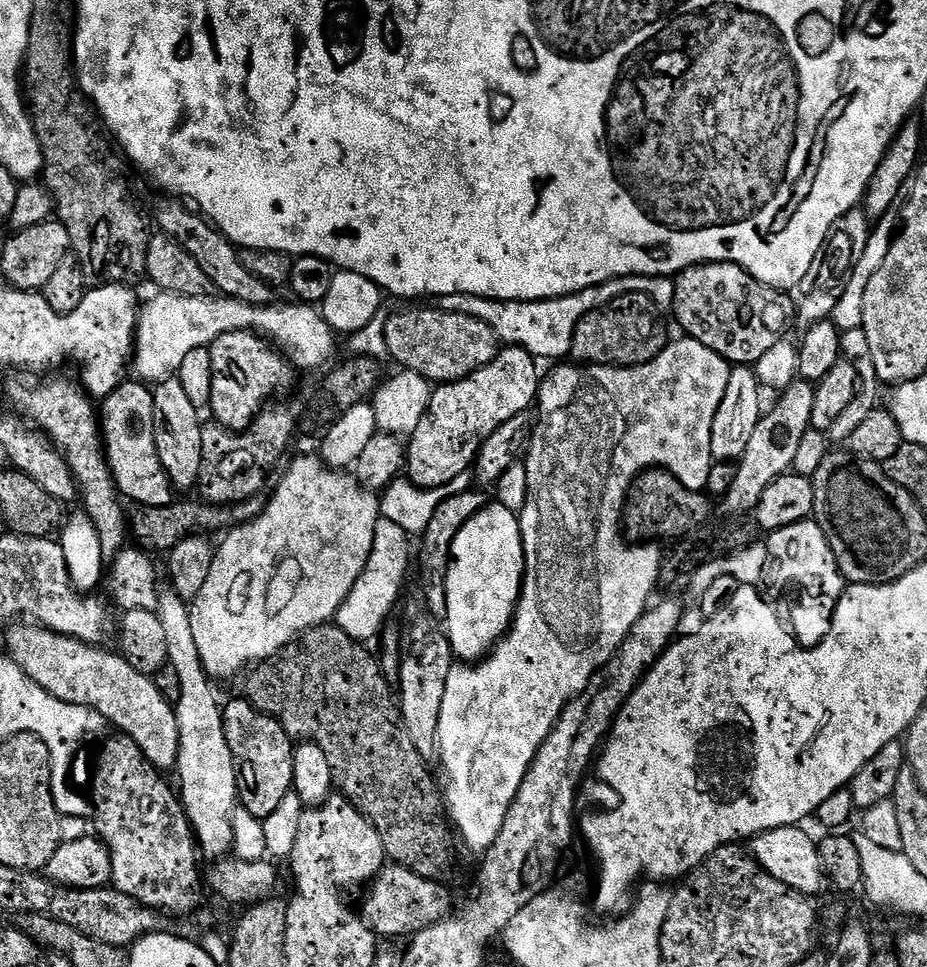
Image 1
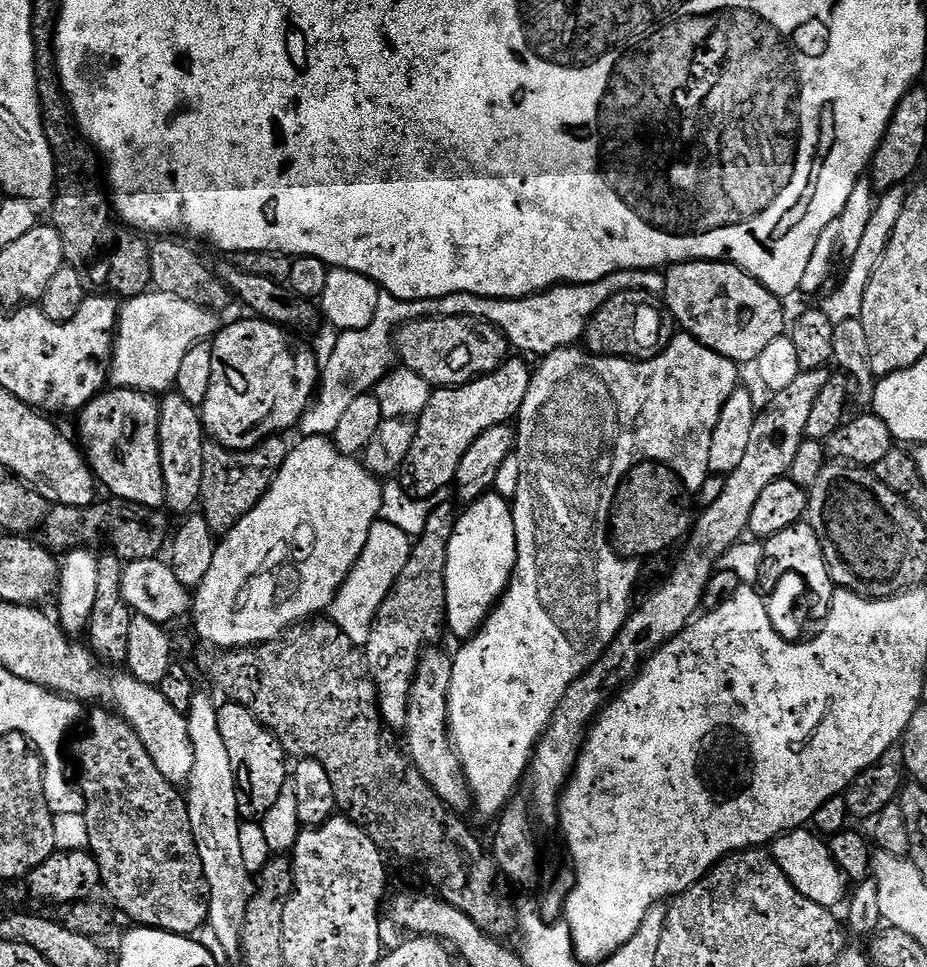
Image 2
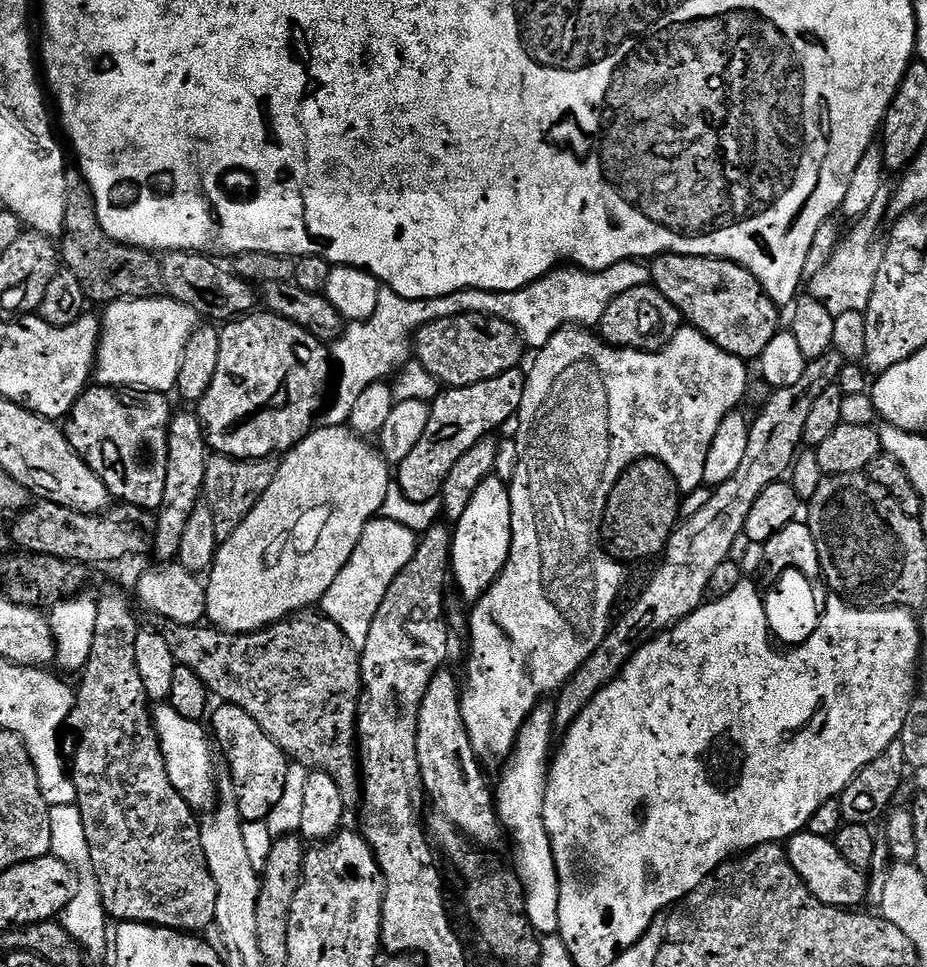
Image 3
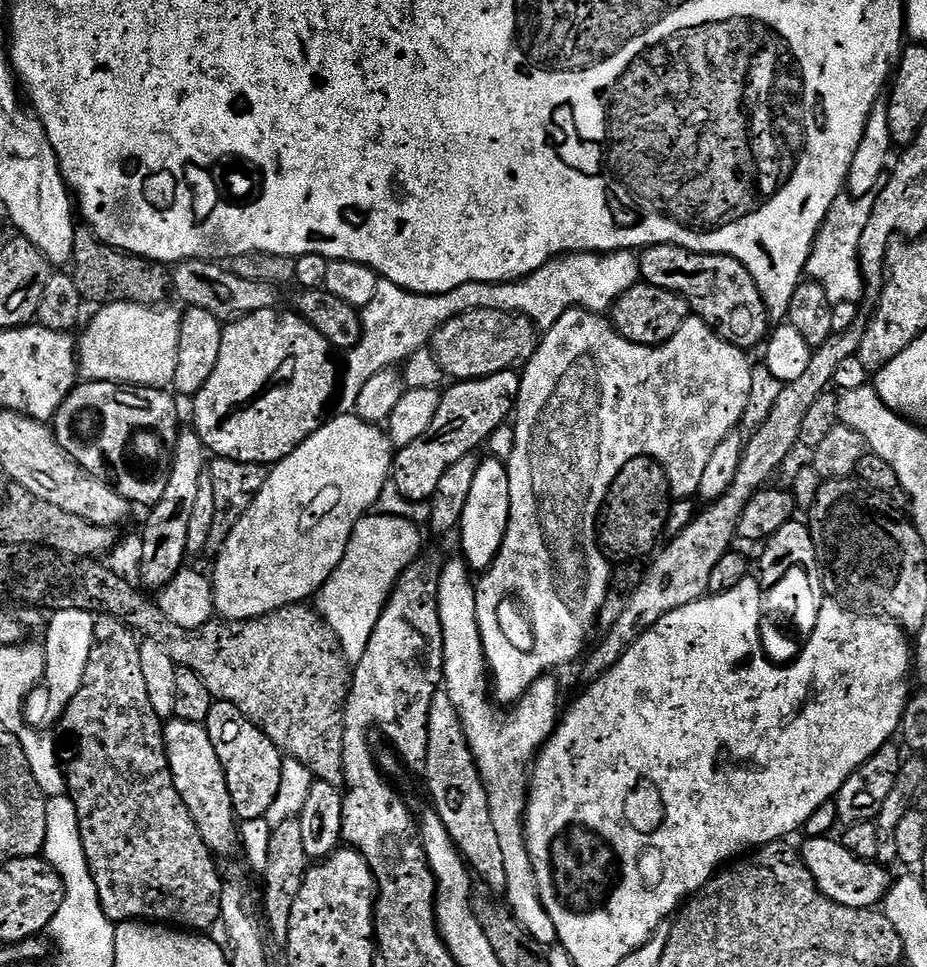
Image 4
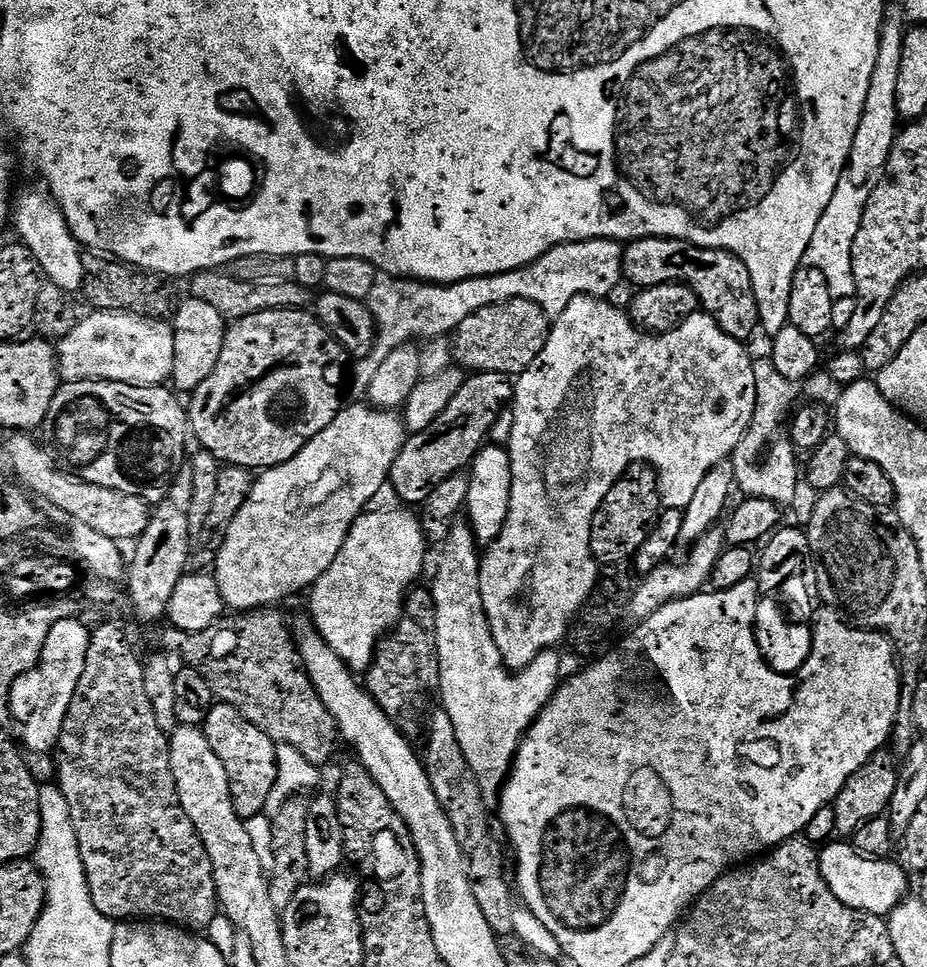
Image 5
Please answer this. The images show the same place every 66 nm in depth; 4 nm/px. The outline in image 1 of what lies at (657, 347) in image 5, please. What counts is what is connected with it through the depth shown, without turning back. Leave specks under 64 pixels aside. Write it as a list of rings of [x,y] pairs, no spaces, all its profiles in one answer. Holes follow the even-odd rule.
[[[687,338],[679,339],[673,339],[665,344],[654,359],[645,364],[637,364],[635,368],[616,368],[613,364],[581,366],[576,362],[560,362],[553,367],[557,368],[549,376],[547,373],[541,379],[538,397],[540,421],[537,422],[536,429],[535,424],[531,429],[530,439],[526,444],[526,455],[522,460],[526,470],[528,493],[526,506],[518,514],[524,547],[524,584],[520,587],[520,601],[516,603],[516,613],[512,616],[511,628],[496,642],[496,647],[483,660],[454,663],[446,680],[445,693],[442,694],[442,714],[438,714],[436,747],[438,757],[440,756],[440,768],[444,771],[442,804],[450,824],[452,819],[451,827],[454,832],[456,827],[456,832],[464,839],[465,846],[473,848],[474,851],[480,852],[479,854],[487,853],[494,838],[498,838],[498,830],[502,830],[502,822],[506,822],[506,810],[510,810],[510,802],[514,802],[514,794],[518,794],[518,786],[522,786],[522,778],[526,778],[526,770],[530,770],[530,762],[534,762],[542,742],[558,722],[562,710],[586,688],[593,674],[603,664],[610,662],[618,646],[622,646],[622,642],[630,634],[634,622],[638,622],[638,618],[642,618],[644,609],[649,607],[653,599],[652,591],[657,591],[660,583],[659,563],[648,564],[652,560],[651,554],[646,550],[648,548],[633,546],[625,539],[622,531],[622,513],[633,480],[645,469],[664,469],[682,486],[692,491],[703,492],[707,486],[707,478],[714,463],[710,450],[714,414],[718,414],[718,406],[722,406],[722,398],[726,398],[726,386],[730,386],[733,365],[718,354],[714,354],[710,346],[702,346],[702,342]]]

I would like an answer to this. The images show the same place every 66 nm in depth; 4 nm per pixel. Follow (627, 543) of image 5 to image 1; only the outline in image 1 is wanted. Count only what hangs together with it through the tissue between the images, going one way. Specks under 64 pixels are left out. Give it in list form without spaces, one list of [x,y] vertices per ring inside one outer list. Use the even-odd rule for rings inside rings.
[[[645,469],[632,482],[622,513],[622,531],[632,544],[646,544],[648,540],[668,537],[683,539],[698,532],[711,514],[713,499],[703,492],[682,486],[672,474],[664,469]]]

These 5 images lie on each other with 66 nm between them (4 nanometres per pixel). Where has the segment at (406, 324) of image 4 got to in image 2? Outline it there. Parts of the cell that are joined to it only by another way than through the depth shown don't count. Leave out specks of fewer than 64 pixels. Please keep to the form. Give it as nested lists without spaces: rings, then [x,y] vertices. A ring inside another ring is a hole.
[[[637,270],[634,272],[615,272],[598,282],[589,284],[558,284],[555,288],[547,288],[545,292],[535,292],[533,296],[524,296],[521,300],[495,300],[489,296],[475,296],[459,292],[443,296],[437,300],[403,300],[394,298],[386,291],[381,291],[378,298],[378,310],[374,310],[374,318],[370,321],[370,326],[362,330],[350,330],[349,332],[340,332],[337,335],[336,345],[332,348],[332,353],[328,356],[328,361],[322,364],[322,379],[318,384],[318,398],[313,399],[308,405],[304,416],[300,419],[298,432],[301,437],[315,436],[317,434],[327,433],[342,422],[342,417],[346,415],[346,410],[354,402],[354,398],[371,393],[381,378],[388,375],[397,363],[395,335],[404,324],[412,320],[423,320],[426,316],[474,316],[477,320],[487,320],[493,324],[498,331],[509,342],[517,353],[528,354],[524,352],[533,352],[536,358],[543,358],[550,355],[559,348],[571,348],[584,335],[584,328],[588,325],[588,319],[594,315],[614,294],[619,292],[654,292],[663,293],[664,278],[656,270]]]

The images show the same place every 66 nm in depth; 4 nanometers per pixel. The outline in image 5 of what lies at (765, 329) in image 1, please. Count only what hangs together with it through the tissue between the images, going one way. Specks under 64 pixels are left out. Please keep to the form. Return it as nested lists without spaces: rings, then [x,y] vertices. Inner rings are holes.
[[[651,236],[641,240],[633,240],[624,248],[623,279],[636,284],[637,289],[658,286],[659,284],[685,284],[698,294],[702,301],[703,311],[712,316],[730,334],[730,338],[741,342],[748,342],[752,331],[760,328],[760,302],[756,298],[756,291],[752,285],[750,270],[732,252],[723,252],[721,248],[699,248],[689,240],[675,240],[665,236]]]

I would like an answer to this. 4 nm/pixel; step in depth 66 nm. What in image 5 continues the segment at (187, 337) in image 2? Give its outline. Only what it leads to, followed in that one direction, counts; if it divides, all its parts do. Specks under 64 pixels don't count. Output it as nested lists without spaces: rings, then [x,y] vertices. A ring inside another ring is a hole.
[[[118,310],[89,311],[58,341],[61,381],[109,380],[123,384],[160,386],[171,381],[174,370],[174,328],[167,319]]]

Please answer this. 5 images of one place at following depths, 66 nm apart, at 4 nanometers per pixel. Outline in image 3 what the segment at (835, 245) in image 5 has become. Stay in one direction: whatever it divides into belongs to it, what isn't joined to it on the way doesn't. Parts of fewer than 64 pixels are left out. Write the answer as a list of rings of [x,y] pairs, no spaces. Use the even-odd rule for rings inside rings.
[[[880,188],[876,197],[868,204],[868,213],[849,230],[844,241],[832,252],[832,257],[811,276],[806,284],[807,295],[813,296],[832,316],[858,311],[864,313],[870,302],[870,294],[874,294],[874,282],[878,267],[878,244],[876,235],[880,232],[880,223],[884,220],[884,211],[890,208],[893,189]]]

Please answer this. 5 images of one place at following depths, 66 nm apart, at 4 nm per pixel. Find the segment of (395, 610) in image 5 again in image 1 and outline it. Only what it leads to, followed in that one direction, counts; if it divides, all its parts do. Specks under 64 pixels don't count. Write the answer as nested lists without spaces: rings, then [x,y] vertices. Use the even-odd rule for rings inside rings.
[[[382,518],[378,526],[374,526],[374,546],[370,550],[366,570],[362,570],[358,582],[354,582],[354,590],[346,594],[346,602],[342,602],[334,617],[335,627],[341,628],[351,640],[369,642],[375,636],[377,639],[389,623],[388,615],[408,576],[408,541],[408,532],[395,522]]]

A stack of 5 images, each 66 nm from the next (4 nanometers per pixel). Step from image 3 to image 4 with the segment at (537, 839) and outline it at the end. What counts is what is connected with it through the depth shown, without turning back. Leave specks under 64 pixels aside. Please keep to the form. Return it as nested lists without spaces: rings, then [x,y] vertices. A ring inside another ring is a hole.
[[[449,559],[438,582],[436,601],[444,647],[442,684],[450,702],[454,702],[454,710],[458,710],[458,718],[480,771],[480,781],[486,786],[490,818],[498,834],[502,860],[506,862],[506,903],[512,910],[512,917],[537,945],[552,946],[557,943],[554,921],[550,914],[546,914],[538,894],[538,878],[534,874],[534,862],[530,862],[528,843],[524,837],[524,810],[530,787],[530,769],[562,712],[560,692],[551,684],[551,679],[541,678],[530,685],[521,700],[516,701],[509,711],[513,712],[505,720],[500,717],[501,709],[490,699],[490,673],[488,660],[484,656],[482,634],[478,630],[476,584],[471,575],[473,573],[463,559]]]

